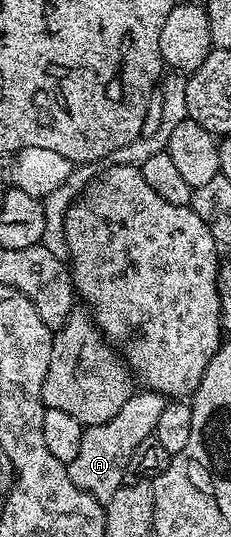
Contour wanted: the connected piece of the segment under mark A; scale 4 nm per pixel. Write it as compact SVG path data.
M147 389L141 392L141 395L140 392L132 394L126 401L126 405L122 405L120 412L110 417L110 421L102 425L85 427L82 446L78 448L74 461L66 464L70 481L74 481L78 489L94 496L99 503L108 504L114 497L114 493L118 493L118 489L124 486L126 482L124 474L128 471L128 463L130 467L135 460L138 445L142 445L142 441L153 438L158 417L162 417L165 396Z

